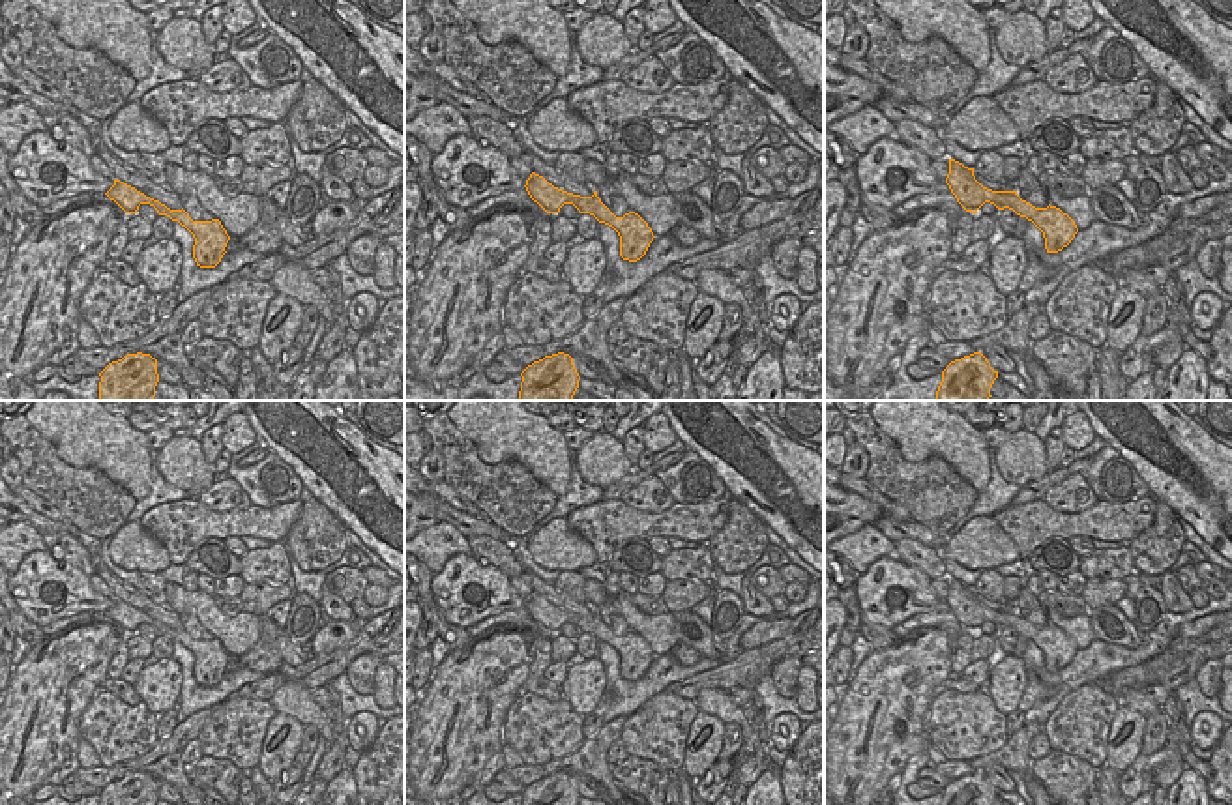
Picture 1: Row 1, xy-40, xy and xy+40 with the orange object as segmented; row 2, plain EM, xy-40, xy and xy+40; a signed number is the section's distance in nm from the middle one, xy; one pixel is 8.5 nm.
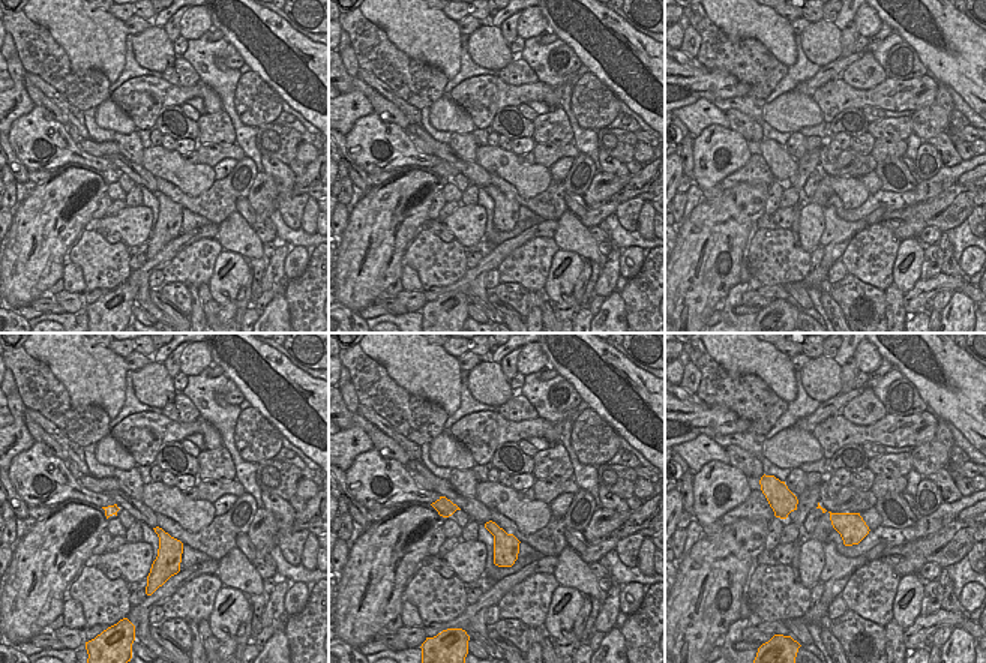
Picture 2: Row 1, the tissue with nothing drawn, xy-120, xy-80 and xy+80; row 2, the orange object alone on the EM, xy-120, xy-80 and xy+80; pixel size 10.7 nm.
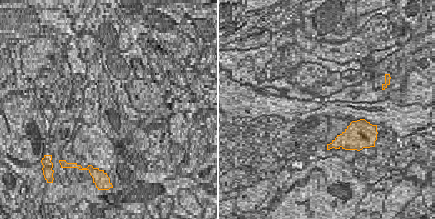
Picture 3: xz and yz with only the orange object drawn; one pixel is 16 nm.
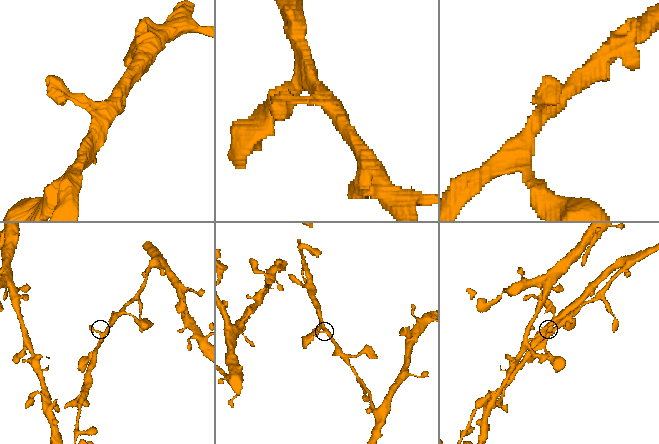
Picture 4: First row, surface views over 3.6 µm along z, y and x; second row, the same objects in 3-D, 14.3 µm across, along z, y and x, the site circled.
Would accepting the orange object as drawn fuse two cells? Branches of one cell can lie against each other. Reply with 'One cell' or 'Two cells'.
One cell

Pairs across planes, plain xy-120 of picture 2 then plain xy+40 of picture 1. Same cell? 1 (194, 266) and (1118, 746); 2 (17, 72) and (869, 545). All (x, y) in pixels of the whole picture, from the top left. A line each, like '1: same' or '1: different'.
1: different
2: same

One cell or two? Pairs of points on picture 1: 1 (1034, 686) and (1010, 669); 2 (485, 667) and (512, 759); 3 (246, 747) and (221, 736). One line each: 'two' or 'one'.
1: two
2: two
3: one

